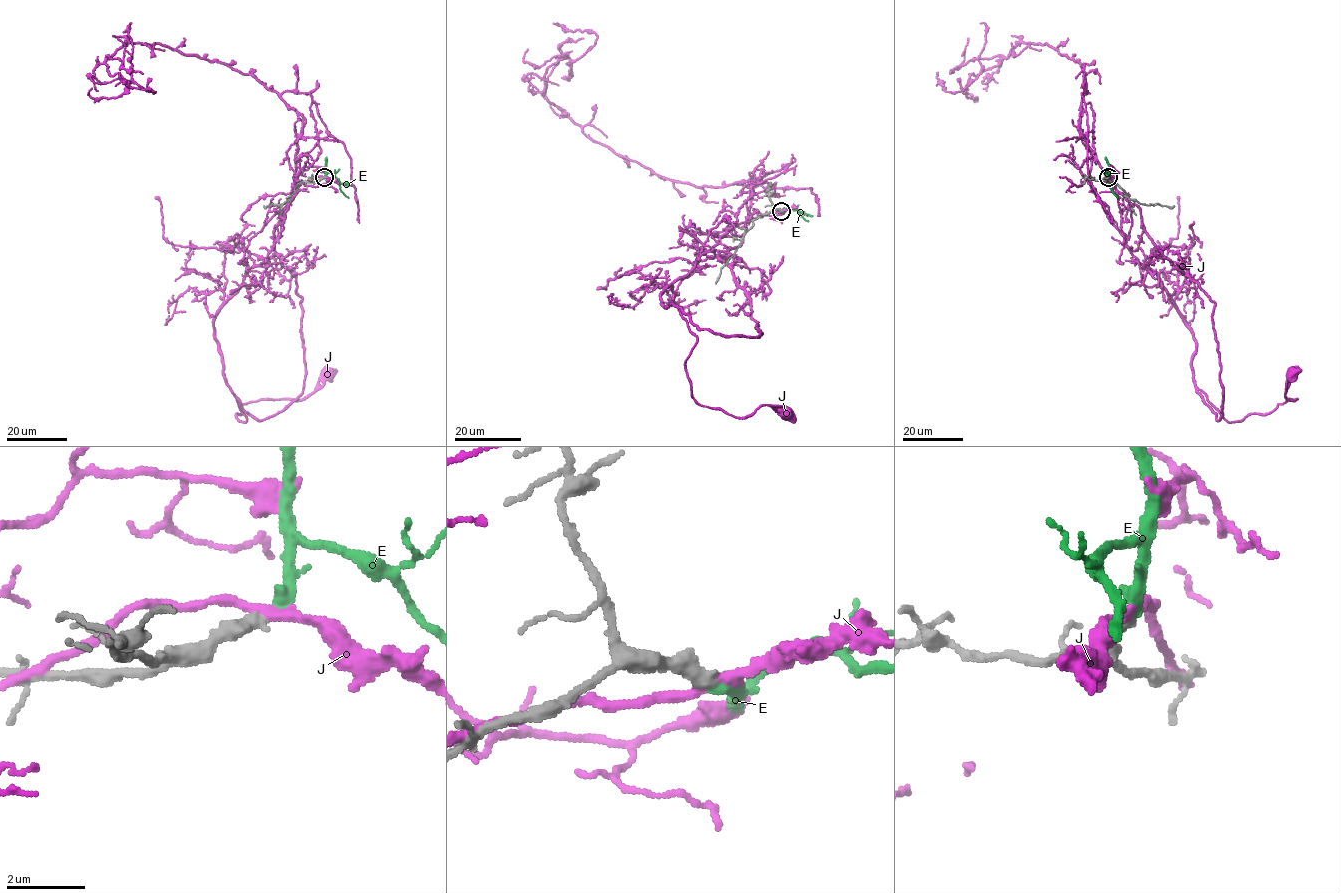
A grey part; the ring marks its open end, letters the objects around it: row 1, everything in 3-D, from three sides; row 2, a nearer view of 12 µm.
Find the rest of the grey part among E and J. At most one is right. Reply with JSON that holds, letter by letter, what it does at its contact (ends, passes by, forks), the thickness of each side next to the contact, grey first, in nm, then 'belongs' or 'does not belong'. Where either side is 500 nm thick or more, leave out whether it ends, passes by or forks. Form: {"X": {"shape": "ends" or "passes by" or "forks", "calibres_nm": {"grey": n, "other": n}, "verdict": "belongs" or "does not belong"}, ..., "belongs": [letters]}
{"E": {"shape": "ends", "calibres_nm": {"grey": 400, "other": 340}, "verdict": "belongs"}, "J": {"shape": "passes by", "calibres_nm": {"grey": 400, "other": 240}, "verdict": "does not belong"}, "belongs": ["E"]}

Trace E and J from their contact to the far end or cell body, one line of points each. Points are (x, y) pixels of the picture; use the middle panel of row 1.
E: (781, 211), (792, 208), (808, 221)
J: (781, 211), (747, 220), (732, 264), (706, 250), (661, 302), (696, 337), (696, 401), (786, 412)

